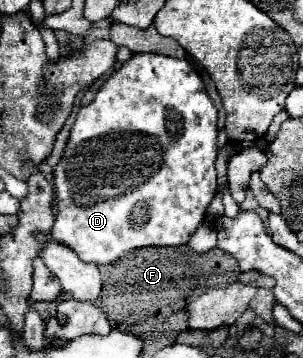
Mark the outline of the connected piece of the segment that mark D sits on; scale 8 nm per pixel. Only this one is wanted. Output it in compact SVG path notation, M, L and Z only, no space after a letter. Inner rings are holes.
M132 54L132 58L128 62L124 62L120 66L120 70L116 70L98 90L96 98L88 104L82 106L76 118L76 124L70 132L70 142L66 148L64 158L58 162L56 170L54 170L54 186L56 186L56 222L54 222L54 230L52 230L52 240L68 246L72 252L78 254L78 258L82 262L94 262L94 264L108 264L108 262L116 262L120 256L132 252L134 248L146 248L146 246L180 246L180 244L188 244L190 236L194 234L194 230L200 226L200 222L204 220L206 208L212 202L214 194L216 194L216 138L218 138L218 128L216 128L216 108L212 104L212 100L206 94L206 88L200 80L200 76L194 72L194 68L190 66L190 62L186 64L186 60L176 60L170 56L160 56L160 54ZM92 142L98 142L98 146L102 146L100 142L110 144L110 148L114 148L118 144L118 148L114 152L108 154L108 150L104 148L96 148Z

